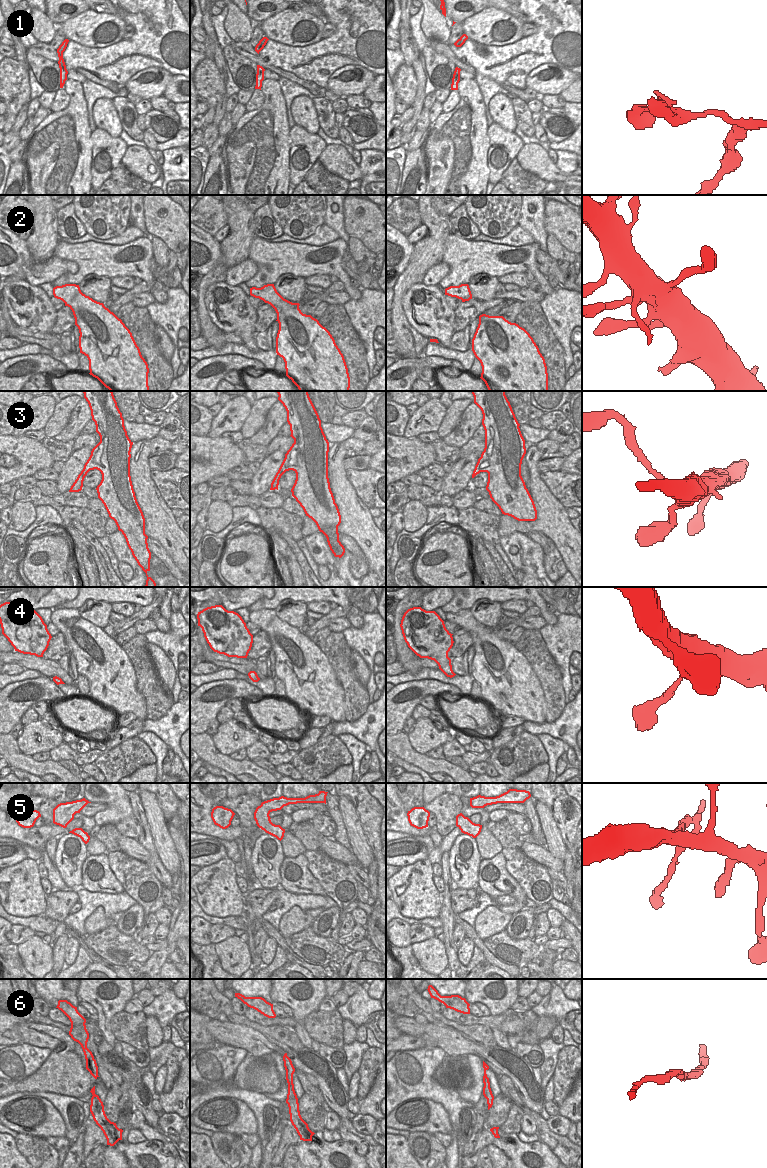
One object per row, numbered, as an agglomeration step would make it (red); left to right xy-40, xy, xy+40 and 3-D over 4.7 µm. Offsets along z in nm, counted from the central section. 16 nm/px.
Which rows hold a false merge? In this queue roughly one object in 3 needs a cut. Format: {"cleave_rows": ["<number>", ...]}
{"cleave_rows": ["1", "5"]}

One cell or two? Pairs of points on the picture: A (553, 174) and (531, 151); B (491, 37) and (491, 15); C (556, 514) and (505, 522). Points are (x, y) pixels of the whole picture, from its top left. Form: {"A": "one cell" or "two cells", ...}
{"A": "one cell", "B": "one cell", "C": "one cell"}

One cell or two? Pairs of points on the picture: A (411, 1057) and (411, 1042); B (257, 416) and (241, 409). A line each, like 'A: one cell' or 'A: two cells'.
A: two cells
B: two cells

